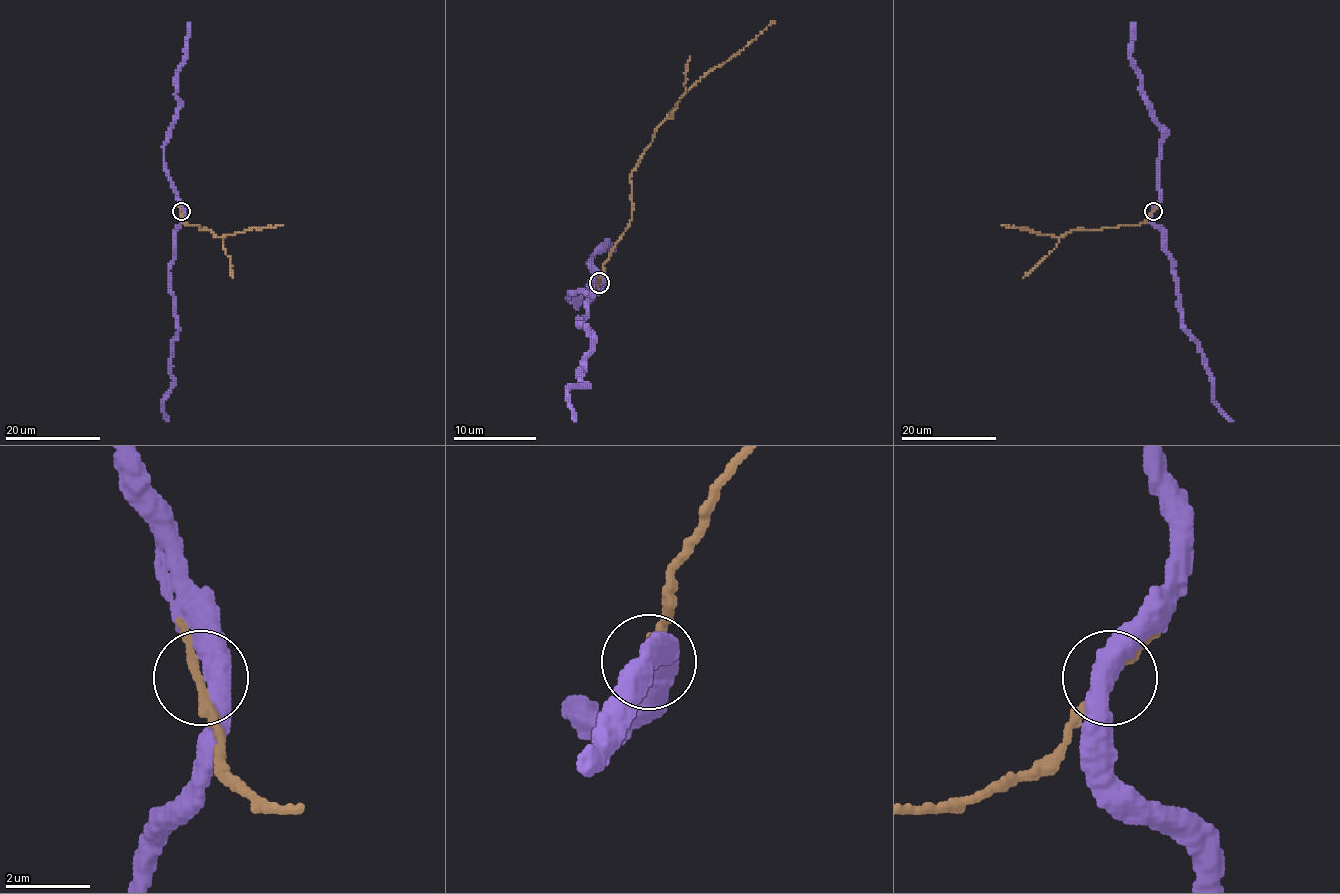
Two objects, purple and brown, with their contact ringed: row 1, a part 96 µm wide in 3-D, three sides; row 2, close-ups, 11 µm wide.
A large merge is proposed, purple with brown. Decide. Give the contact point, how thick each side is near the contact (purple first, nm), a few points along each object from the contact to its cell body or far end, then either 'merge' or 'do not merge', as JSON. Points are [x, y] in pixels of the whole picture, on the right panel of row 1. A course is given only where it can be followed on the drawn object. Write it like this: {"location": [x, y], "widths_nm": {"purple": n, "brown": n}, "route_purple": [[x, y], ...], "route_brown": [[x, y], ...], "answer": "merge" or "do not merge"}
{"location": [1153, 211], "widths_nm": {"purple": 440, "brown": 220}, "route_purple": [[1152, 211], [1152, 220], [1162, 230], [1163, 250], [1171, 259], [1183, 329], [1202, 356], [1214, 402], [1232, 421]], "route_brown": [[1152, 211], [1136, 226], [1074, 229], [1061, 236], [1002, 226]], "answer": "merge"}

